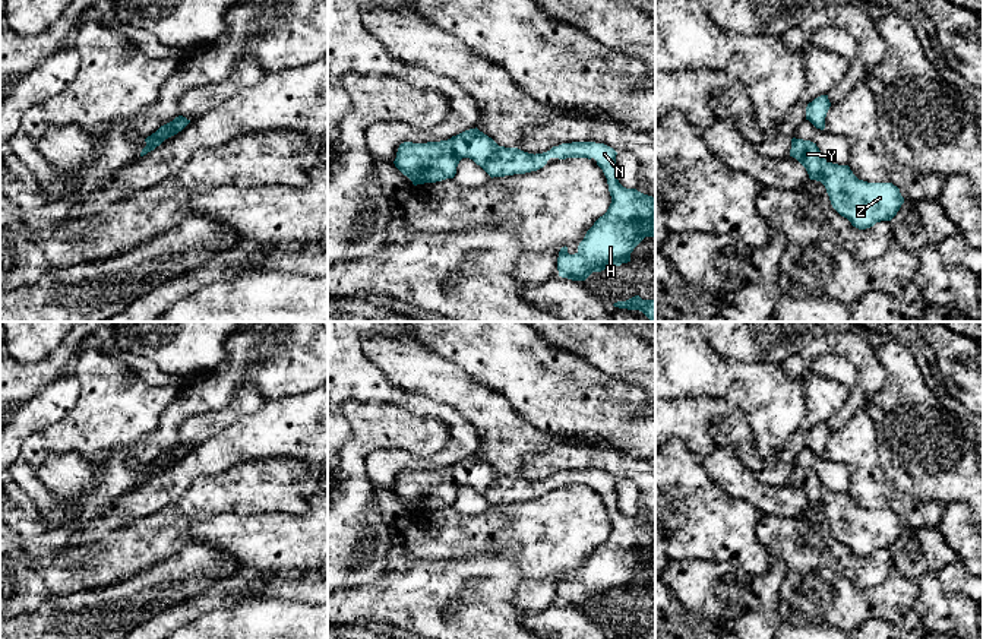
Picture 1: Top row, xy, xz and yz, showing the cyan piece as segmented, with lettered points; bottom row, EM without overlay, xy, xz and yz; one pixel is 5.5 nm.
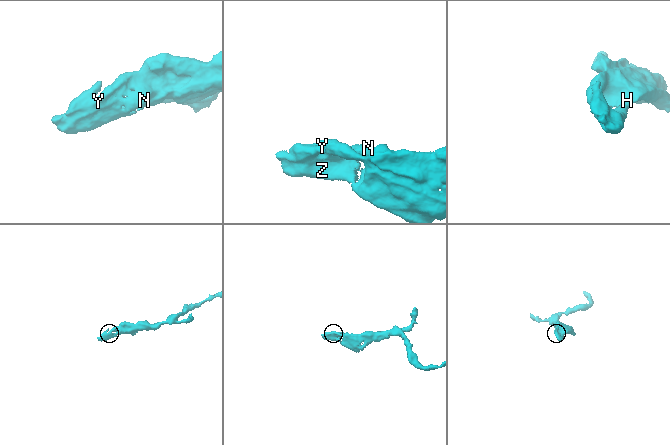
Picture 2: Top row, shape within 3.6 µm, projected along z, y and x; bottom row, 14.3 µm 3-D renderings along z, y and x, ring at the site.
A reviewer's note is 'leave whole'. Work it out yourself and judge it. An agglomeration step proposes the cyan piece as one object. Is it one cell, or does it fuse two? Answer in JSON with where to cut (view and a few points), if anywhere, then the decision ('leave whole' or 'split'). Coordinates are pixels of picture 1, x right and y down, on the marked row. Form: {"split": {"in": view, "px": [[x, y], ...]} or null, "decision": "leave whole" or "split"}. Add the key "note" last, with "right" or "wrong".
{"split": null, "decision": "leave whole", "note": "right"}

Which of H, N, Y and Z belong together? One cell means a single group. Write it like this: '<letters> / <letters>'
H N Y Z

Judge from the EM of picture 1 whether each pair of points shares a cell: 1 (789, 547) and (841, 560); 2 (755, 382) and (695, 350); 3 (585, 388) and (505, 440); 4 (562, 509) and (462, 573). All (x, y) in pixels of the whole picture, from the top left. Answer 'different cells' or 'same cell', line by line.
1: same cell
2: same cell
3: different cells
4: different cells

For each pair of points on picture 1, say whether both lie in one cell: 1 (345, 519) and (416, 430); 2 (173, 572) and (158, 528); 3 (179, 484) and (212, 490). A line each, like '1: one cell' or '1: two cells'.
1: one cell
2: two cells
3: two cells

